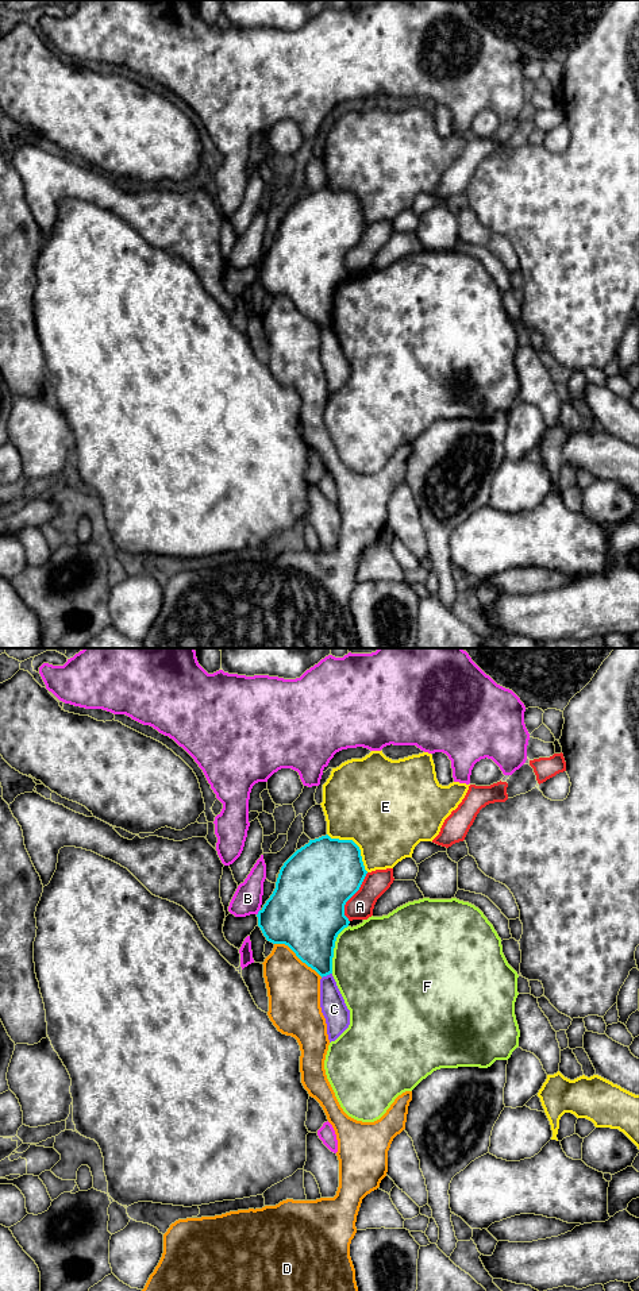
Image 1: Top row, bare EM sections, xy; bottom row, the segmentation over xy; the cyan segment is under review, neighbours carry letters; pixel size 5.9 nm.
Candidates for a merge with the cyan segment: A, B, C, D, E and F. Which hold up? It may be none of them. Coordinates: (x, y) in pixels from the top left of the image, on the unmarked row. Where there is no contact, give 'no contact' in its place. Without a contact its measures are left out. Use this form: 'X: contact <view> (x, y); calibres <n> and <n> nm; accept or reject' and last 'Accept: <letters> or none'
A: contact xy (351, 247); calibres 440 and 160 nm; reject
B: contact xy (258, 265); calibres 420 and 170 nm; reject
C: contact xy (326, 327); calibres 280 and 150 nm; reject
D: contact xy (299, 309); calibres 420 and 320 nm; reject
E: contact xy (355, 196); calibres 420 and 500 nm; reject
F: contact xy (333, 301); calibres 420 and 480 nm; reject
Accept: none

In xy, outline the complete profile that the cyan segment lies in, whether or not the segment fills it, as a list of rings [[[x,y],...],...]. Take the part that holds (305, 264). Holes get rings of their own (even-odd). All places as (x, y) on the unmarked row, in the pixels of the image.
[[[328,186],[297,201],[281,219],[276,240],[258,263],[267,293],[288,297],[322,330],[332,325],[338,286],[349,278],[346,254],[367,223],[353,192]]]

